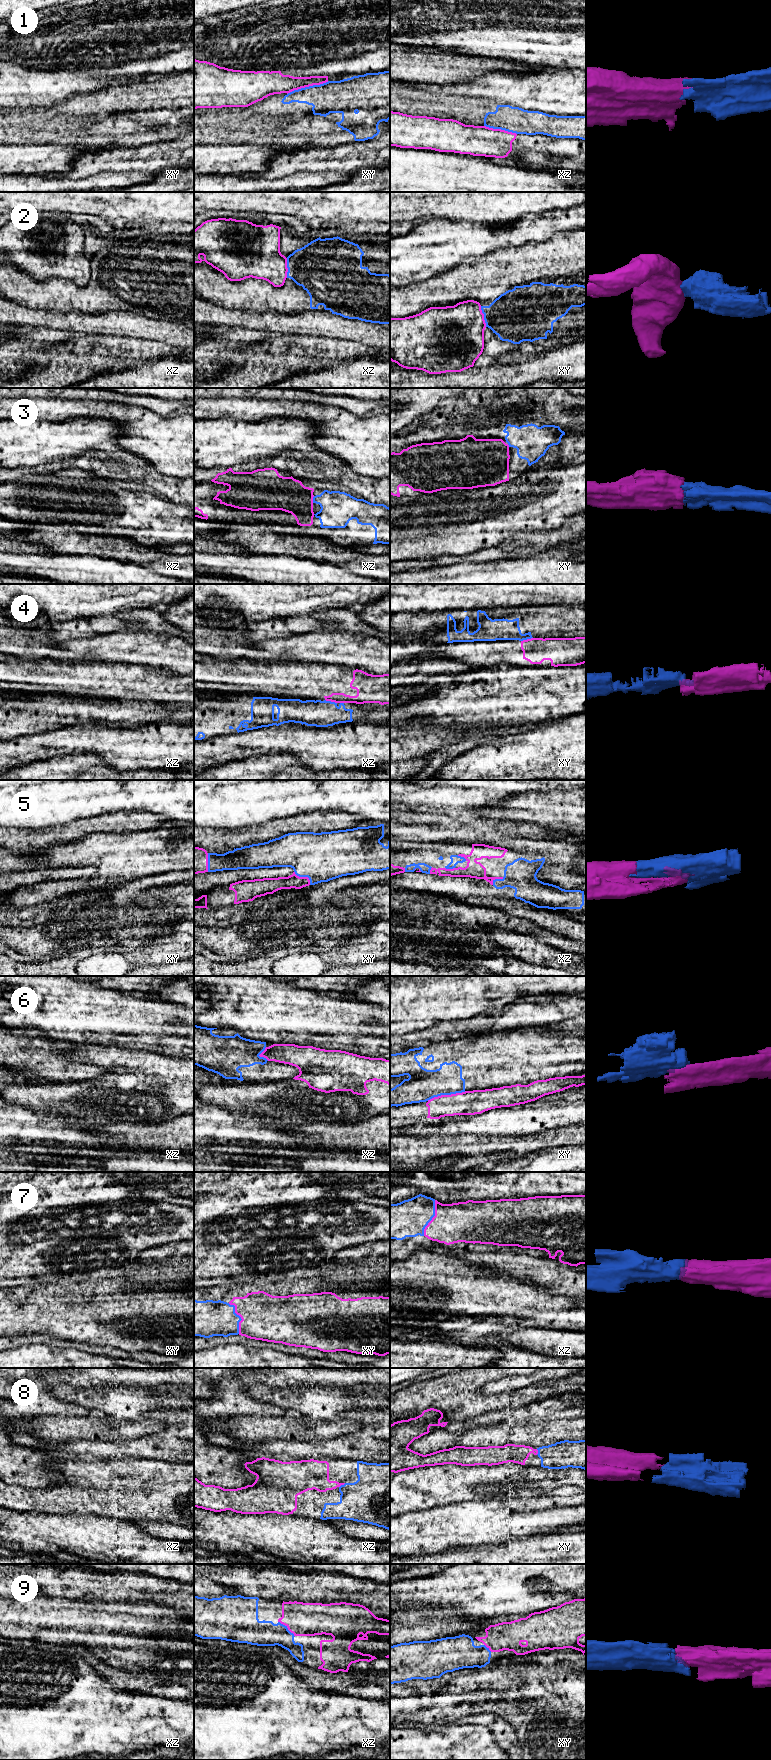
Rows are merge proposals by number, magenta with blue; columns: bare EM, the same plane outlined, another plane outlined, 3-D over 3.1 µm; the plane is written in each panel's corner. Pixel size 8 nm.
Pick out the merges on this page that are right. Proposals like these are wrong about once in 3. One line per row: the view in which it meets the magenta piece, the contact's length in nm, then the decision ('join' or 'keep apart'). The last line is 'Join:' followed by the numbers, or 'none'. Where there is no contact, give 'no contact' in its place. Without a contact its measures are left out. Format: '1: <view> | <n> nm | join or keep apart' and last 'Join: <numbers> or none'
1: xy | 360 nm | keep apart
2: xy | 180 nm | keep apart
3: xz | 60 nm | join
4: xz | 100 nm | keep apart
5: xy | 170 nm | join
6: xy | 320 nm | keep apart
7: xz | 300 nm | join
8: xz | 70 nm | join
9: xz | 180 nm | join
Join: 3, 5, 7, 8, 9

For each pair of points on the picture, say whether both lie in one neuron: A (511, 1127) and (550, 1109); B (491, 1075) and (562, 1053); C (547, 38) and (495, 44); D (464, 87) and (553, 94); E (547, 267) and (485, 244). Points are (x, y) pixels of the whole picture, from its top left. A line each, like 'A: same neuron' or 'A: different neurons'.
A: same neuron
B: same neuron
C: same neuron
D: same neuron
E: different neurons

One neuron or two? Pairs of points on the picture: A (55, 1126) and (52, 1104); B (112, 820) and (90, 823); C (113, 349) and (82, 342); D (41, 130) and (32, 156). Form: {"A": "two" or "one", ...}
{"A": "two", "B": "one", "C": "one", "D": "two"}

